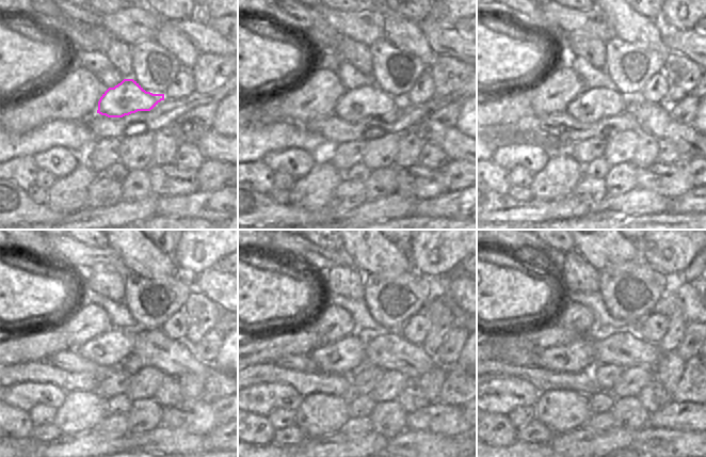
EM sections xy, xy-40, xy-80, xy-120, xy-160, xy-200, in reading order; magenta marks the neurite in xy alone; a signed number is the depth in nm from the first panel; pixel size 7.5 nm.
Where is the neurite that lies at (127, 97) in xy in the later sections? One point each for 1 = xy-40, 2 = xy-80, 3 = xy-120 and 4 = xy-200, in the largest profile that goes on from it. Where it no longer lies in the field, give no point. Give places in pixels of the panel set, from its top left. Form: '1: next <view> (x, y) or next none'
1: next xy-40 (355, 105)
2: next xy-80 (594, 105)
3: next xy-120 (110, 348)
4: next xy-200 (579, 355)

